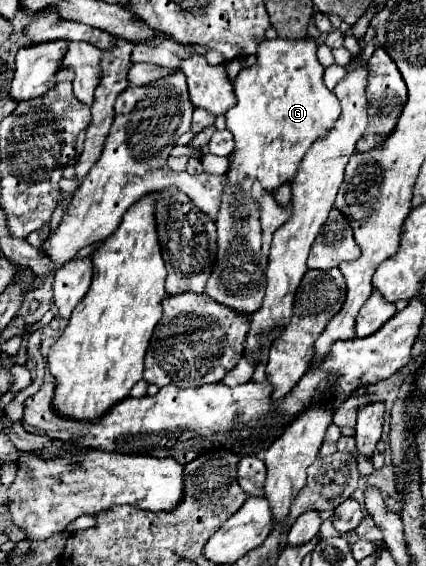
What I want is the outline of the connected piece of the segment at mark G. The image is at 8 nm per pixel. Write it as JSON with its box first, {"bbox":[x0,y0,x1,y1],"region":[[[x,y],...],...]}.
{"bbox":[206,39,340,315],"region":[[[266,39],[258,47],[258,63],[252,67],[244,67],[236,81],[234,81],[234,93],[238,103],[226,113],[228,131],[234,135],[234,151],[230,155],[230,167],[226,171],[228,185],[222,193],[220,211],[216,215],[216,227],[218,227],[218,255],[216,265],[212,269],[212,275],[206,283],[206,295],[214,301],[218,301],[224,307],[230,307],[242,315],[254,315],[254,311],[262,305],[264,299],[264,287],[266,287],[266,267],[268,267],[268,255],[262,253],[262,227],[260,227],[260,207],[250,197],[254,179],[260,181],[262,189],[270,195],[276,195],[278,187],[284,183],[292,183],[298,171],[298,165],[310,145],[318,139],[322,139],[336,119],[340,117],[340,103],[336,95],[324,87],[324,67],[320,67],[316,59],[316,41],[304,39],[304,41],[290,41],[290,39]]]}

